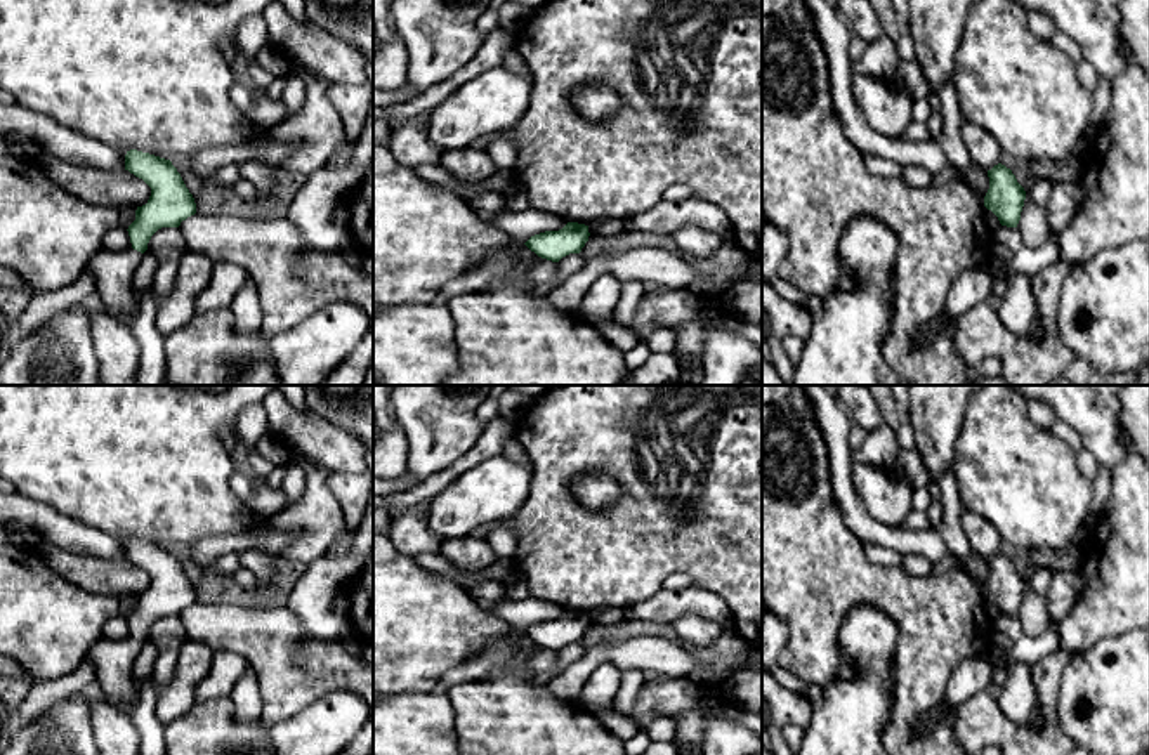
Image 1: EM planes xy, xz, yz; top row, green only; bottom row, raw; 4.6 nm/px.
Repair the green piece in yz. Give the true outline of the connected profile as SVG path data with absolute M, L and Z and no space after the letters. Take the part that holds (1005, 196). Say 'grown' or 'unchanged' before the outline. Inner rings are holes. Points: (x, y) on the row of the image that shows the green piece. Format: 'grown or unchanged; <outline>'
unchanged; M1001 163L988 170L988 177L989 189L984 196L984 207L998 217L1001 226L1017 227L1026 200L1024 187L1012 170Z

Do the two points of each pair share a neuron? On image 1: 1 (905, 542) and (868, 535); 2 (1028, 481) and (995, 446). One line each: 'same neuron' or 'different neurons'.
1: same neuron
2: same neuron

